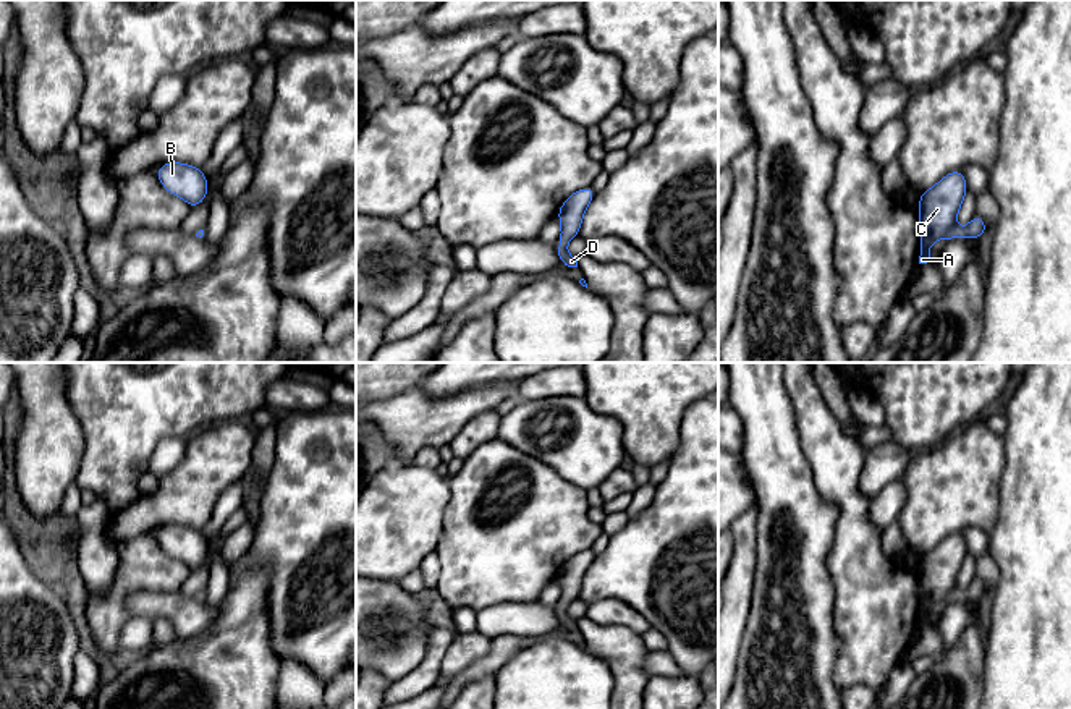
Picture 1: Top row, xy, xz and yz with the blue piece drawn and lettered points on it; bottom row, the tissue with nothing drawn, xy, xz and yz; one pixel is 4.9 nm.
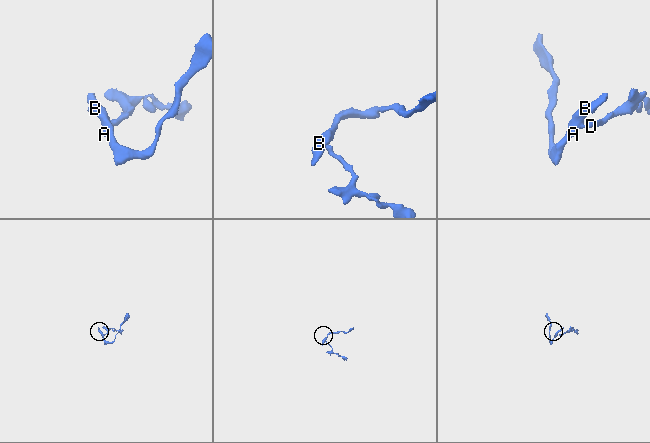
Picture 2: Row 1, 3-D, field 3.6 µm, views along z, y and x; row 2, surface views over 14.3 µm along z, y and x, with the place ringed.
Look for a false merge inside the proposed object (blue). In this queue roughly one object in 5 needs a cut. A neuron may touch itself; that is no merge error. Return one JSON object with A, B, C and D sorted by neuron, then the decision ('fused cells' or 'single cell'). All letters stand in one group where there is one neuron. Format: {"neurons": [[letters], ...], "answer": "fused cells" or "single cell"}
{"neurons": [["A", "B", "C", "D"]], "answer": "single cell"}

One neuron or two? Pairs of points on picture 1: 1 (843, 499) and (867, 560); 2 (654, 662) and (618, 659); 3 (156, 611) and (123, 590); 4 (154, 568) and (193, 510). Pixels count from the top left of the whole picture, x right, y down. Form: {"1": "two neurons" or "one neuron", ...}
{"1": "one neuron", "2": "two neurons", "3": "two neurons", "4": "two neurons"}

